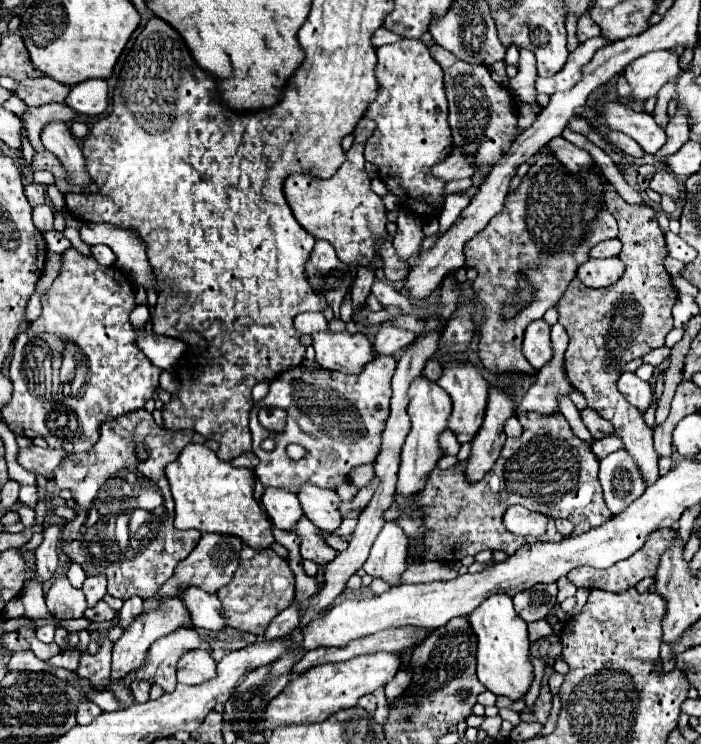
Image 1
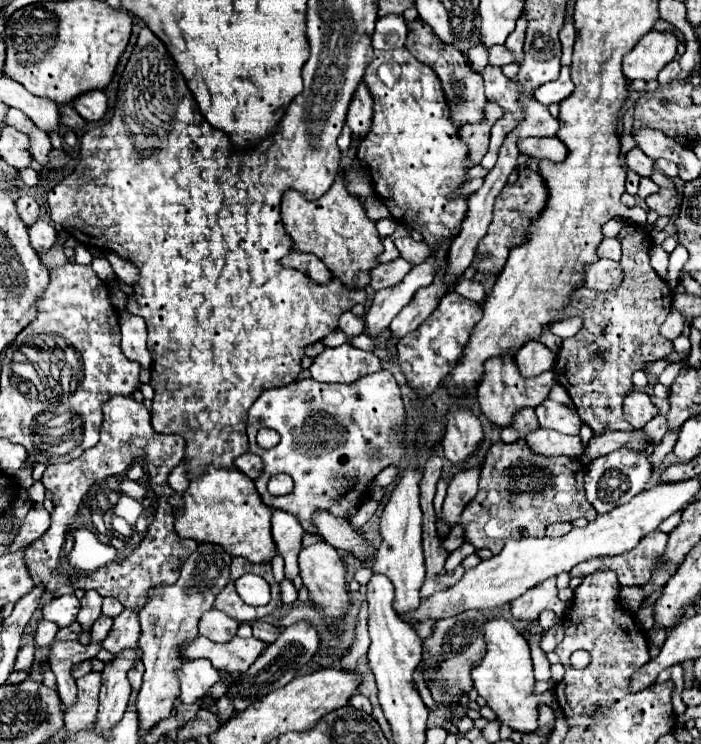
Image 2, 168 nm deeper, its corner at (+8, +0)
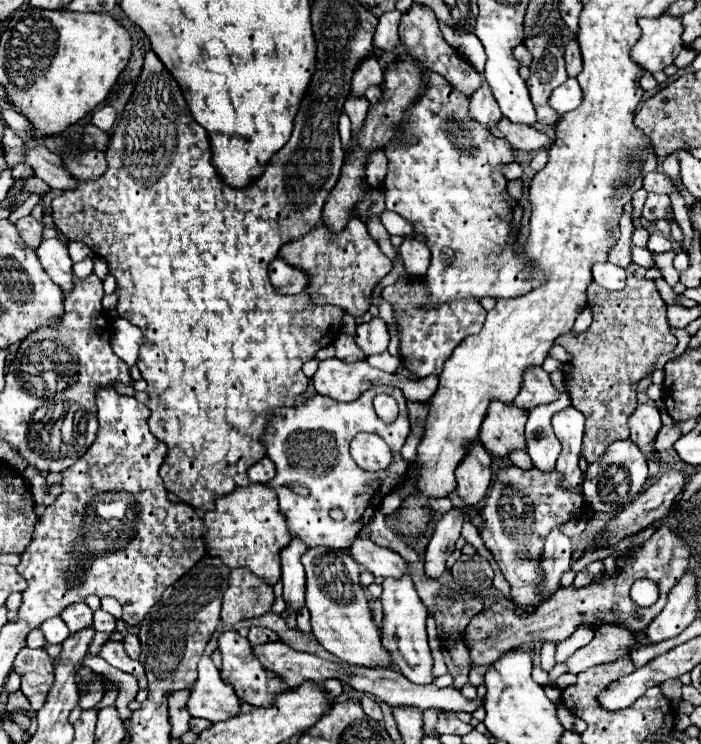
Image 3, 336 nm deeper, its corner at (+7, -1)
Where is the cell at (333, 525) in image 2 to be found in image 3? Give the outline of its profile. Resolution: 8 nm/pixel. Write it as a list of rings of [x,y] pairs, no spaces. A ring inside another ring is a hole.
[[[356,537],[350,545],[350,555],[378,577],[400,577],[404,573],[404,559],[392,549],[378,547],[370,539]]]

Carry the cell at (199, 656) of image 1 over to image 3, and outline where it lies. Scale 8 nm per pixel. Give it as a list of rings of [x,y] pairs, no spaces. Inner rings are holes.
[[[202,657],[198,663],[198,677],[192,683],[186,707],[192,717],[208,719],[212,723],[226,721],[240,713],[240,699],[232,685],[222,681],[220,671],[210,657]]]

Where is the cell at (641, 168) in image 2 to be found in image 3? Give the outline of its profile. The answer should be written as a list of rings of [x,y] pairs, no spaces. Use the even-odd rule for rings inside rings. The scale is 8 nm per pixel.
[[[650,171],[650,173],[644,173],[644,185],[642,185],[646,191],[654,191],[654,193],[666,193],[670,195],[676,187],[674,183],[664,175],[664,173],[658,173],[658,171]]]

